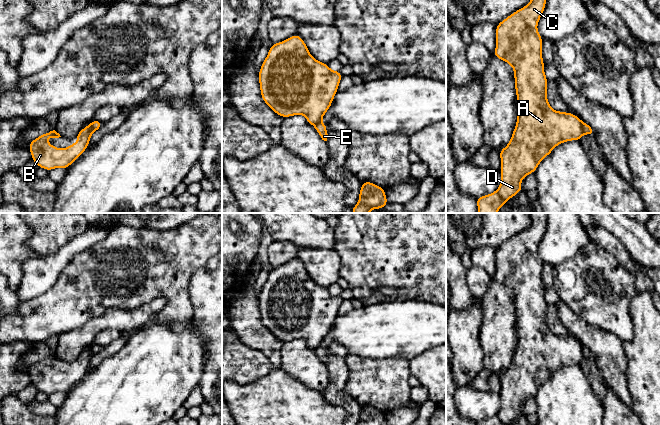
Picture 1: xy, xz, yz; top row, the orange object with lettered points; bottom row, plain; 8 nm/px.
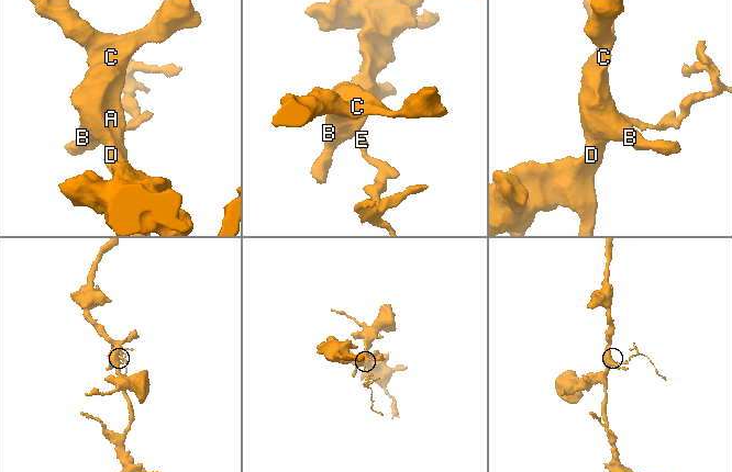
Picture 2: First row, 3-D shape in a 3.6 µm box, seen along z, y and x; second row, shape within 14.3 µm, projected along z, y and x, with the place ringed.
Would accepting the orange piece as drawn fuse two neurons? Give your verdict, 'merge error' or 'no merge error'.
merge error

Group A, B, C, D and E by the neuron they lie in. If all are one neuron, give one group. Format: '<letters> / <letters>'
A B C D / E

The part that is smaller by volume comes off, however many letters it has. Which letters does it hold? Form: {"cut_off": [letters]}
{"cut_off": ["E"]}

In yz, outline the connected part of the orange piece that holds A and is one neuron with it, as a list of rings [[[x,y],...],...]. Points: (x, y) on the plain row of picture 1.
[[[548,213],[528,214],[532,220],[530,227],[496,249],[496,272],[493,279],[510,288],[514,294],[517,346],[508,369],[499,375],[501,382],[499,412],[491,418],[478,421],[476,425],[508,425],[523,415],[522,403],[535,397],[540,386],[556,370],[572,364],[580,365],[584,358],[582,345],[578,340],[555,335],[548,327],[546,319],[548,303],[544,297],[542,282],[543,263],[537,253],[537,247],[546,230]]]

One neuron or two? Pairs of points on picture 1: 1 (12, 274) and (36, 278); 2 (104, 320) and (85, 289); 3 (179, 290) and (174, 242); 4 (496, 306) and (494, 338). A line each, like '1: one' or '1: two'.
1: two
2: two
3: one
4: one

